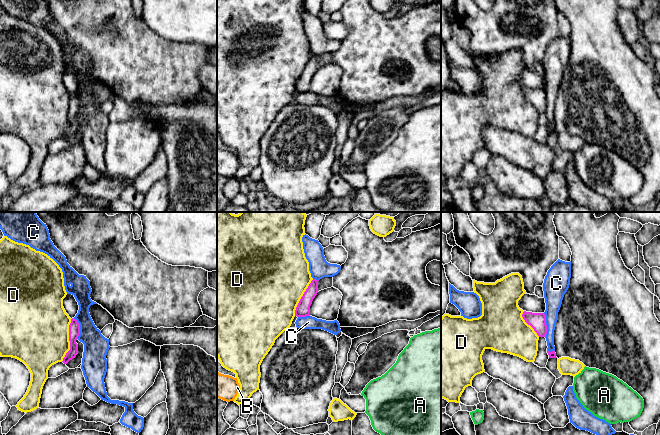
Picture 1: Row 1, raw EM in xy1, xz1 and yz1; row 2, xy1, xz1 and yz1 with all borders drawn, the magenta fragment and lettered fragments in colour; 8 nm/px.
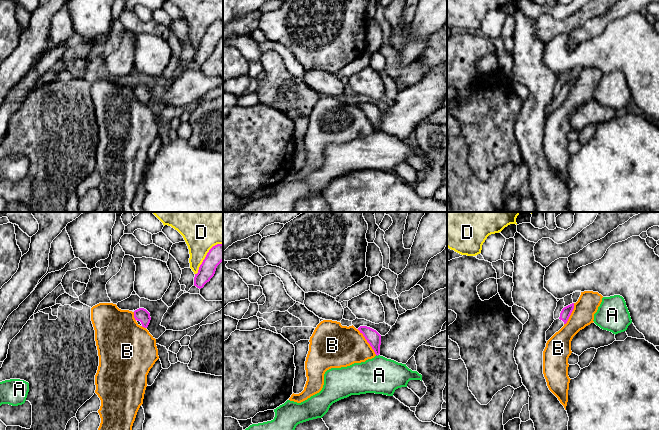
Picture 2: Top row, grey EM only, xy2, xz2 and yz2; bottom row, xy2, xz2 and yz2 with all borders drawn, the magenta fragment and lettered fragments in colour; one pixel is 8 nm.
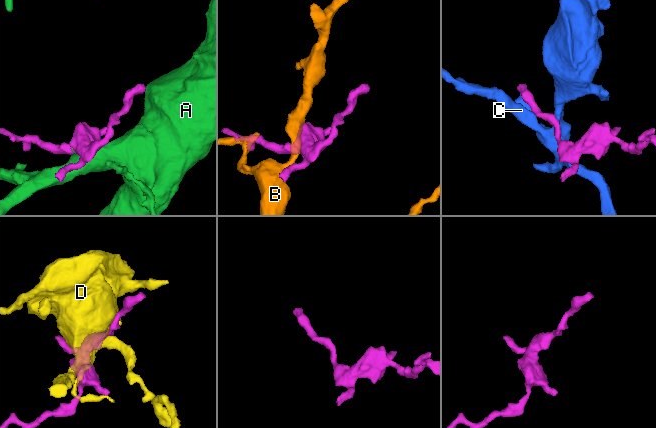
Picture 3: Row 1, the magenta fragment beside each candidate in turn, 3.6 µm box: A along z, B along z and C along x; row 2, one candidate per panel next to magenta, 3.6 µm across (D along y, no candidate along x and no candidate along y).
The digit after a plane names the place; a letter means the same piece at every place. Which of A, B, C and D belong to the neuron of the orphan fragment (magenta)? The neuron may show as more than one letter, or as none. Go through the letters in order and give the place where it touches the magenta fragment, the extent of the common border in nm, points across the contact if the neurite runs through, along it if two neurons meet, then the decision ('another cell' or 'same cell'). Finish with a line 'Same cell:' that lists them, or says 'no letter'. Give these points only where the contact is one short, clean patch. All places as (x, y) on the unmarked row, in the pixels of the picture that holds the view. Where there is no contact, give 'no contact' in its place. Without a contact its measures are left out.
A: contact xz2 (377, 131); length 30 nm; another cell
B: contact xz2 (367, 117); length 260 nm; another cell
C: contact yz1 (546, 101); length 200 nm; another cell
D: contact xy1 (69, 116); length 360 nm; another cell
Same cell: no letter

